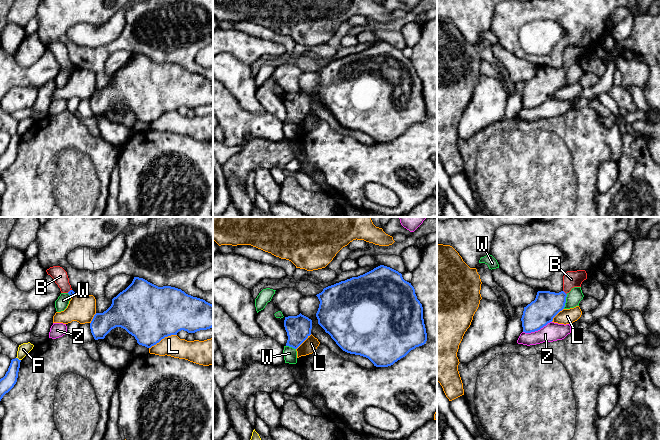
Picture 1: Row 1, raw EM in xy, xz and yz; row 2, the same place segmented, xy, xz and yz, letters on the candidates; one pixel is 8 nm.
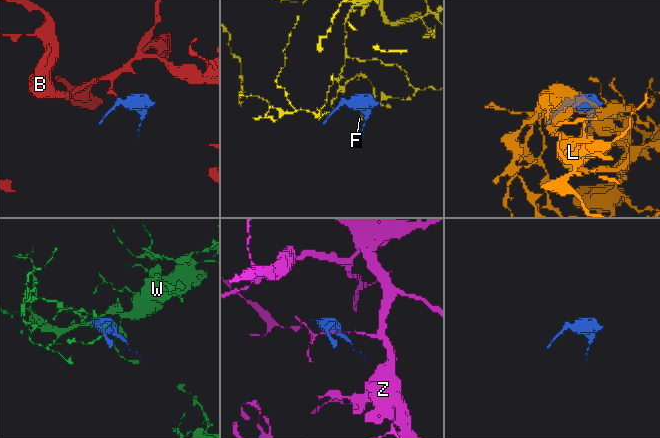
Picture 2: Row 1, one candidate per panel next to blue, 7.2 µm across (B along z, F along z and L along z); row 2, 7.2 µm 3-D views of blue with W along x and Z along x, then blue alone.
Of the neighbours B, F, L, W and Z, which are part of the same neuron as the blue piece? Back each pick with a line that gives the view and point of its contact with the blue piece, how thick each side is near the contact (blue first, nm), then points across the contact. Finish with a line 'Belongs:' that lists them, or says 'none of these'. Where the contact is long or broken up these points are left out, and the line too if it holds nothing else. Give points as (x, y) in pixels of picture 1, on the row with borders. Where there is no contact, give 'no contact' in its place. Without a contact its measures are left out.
B: meets blue in yz at (564, 292); 220 nm thick on the blue side, 140 nm on the other; runs through yz (541, 311), (564, 292), (571, 279)
Belongs: B

